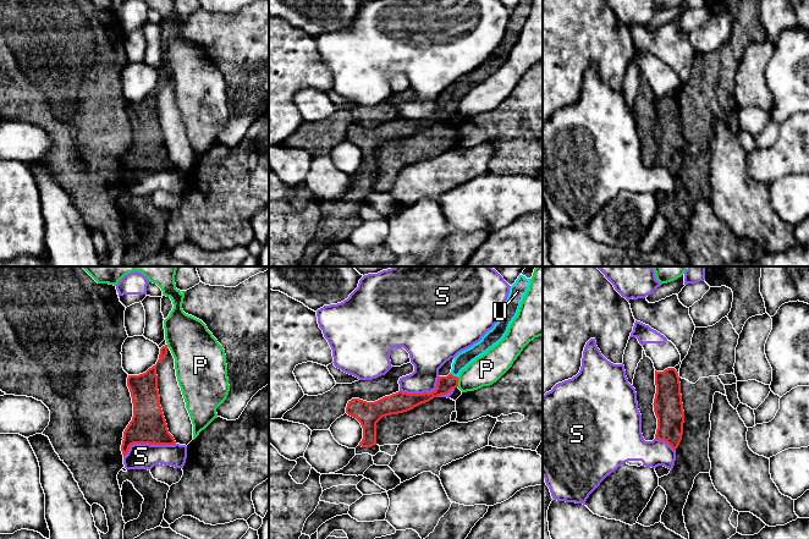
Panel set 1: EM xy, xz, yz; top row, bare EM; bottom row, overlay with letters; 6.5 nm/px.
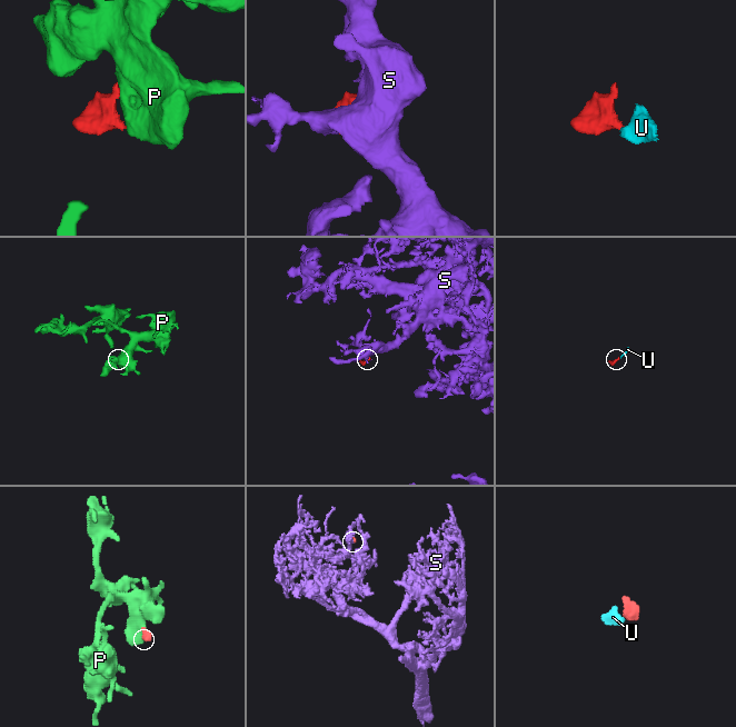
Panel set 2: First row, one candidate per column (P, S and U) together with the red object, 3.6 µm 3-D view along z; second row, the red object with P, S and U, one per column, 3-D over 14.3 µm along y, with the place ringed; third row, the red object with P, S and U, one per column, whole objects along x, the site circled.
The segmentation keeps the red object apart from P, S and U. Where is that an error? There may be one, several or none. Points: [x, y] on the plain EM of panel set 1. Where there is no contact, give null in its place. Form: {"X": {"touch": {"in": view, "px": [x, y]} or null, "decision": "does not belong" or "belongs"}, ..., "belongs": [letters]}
{"P": {"touch": {"in": "xz", "px": [457, 109]}, "decision": "does not belong"}, "S": {"touch": {"in": "xy", "px": [147, 169]}, "decision": "does not belong"}, "U": {"touch": {"in": "xz", "px": [452, 102]}, "decision": "belongs"}, "belongs": ["U"]}

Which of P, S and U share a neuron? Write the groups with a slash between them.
P / S / U

